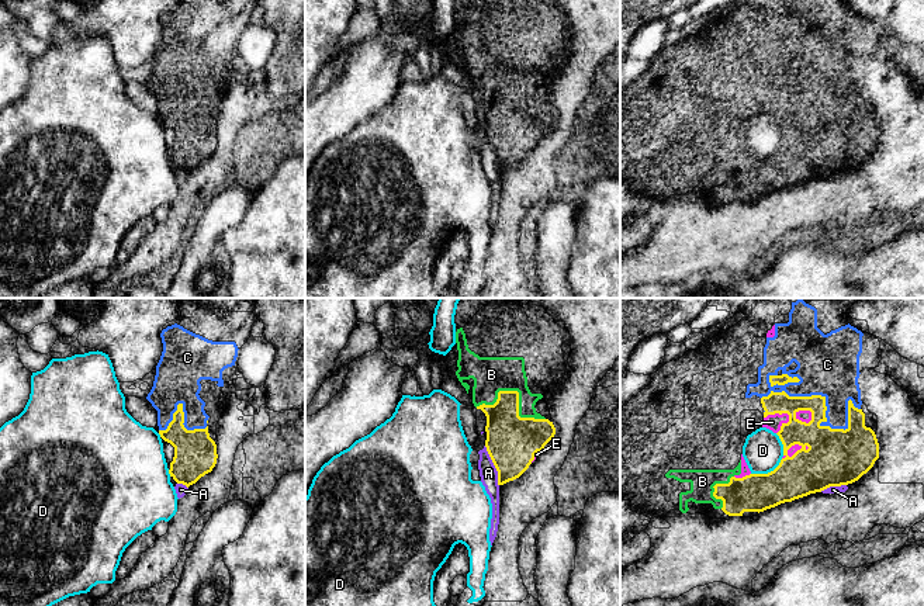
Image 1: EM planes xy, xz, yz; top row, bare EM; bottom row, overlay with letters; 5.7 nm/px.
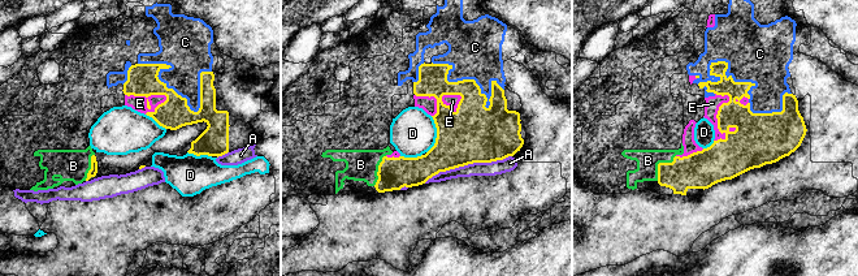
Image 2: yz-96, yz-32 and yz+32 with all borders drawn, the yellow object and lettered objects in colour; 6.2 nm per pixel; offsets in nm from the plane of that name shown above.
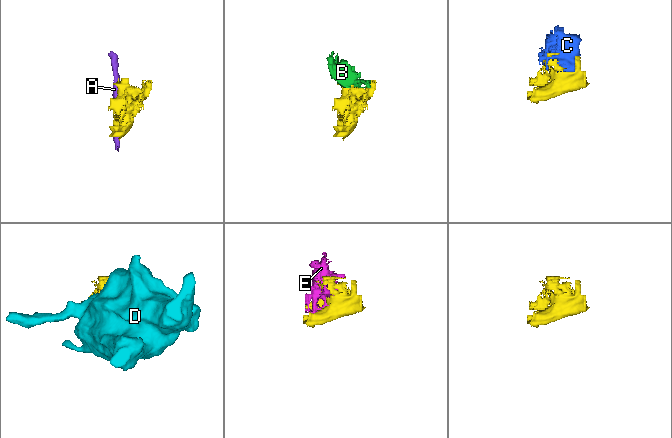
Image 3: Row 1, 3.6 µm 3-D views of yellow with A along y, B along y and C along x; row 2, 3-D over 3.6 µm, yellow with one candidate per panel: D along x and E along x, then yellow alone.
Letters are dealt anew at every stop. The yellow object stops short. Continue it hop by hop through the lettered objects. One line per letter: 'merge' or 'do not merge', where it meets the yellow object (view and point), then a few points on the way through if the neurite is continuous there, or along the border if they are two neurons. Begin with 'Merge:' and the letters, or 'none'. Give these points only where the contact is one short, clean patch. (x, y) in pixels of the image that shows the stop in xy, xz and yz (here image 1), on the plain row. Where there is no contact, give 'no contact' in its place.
Merge: B, C, E
A: do not merge; meets yellow in xz at (494, 149)
B: merge; meets yellow in xz at (518, 78)
C: merge; meets yellow in yz at (824, 97)
D: do not merge; meets yellow in yz at (768, 158)
E: merge; meets yellow in yz at (779, 99)

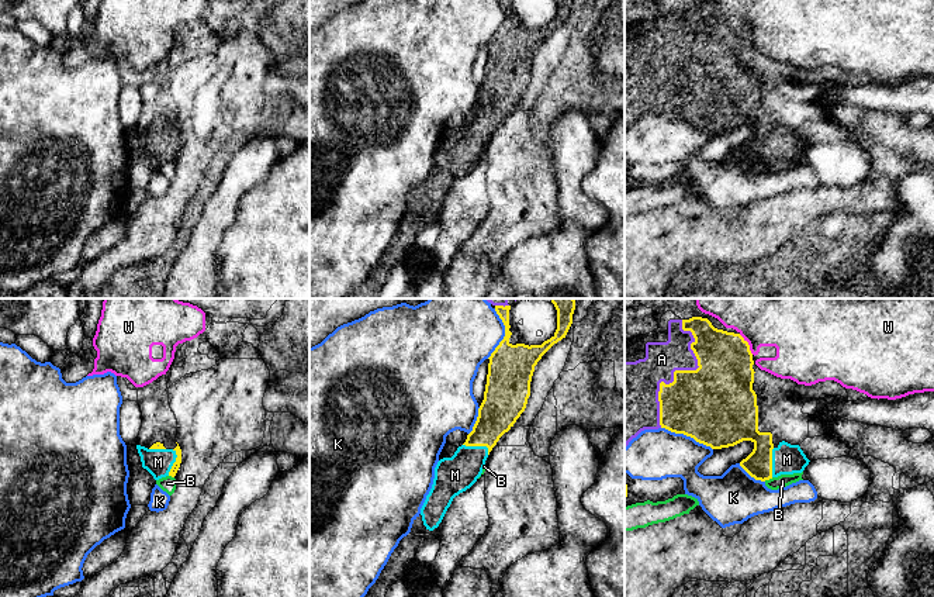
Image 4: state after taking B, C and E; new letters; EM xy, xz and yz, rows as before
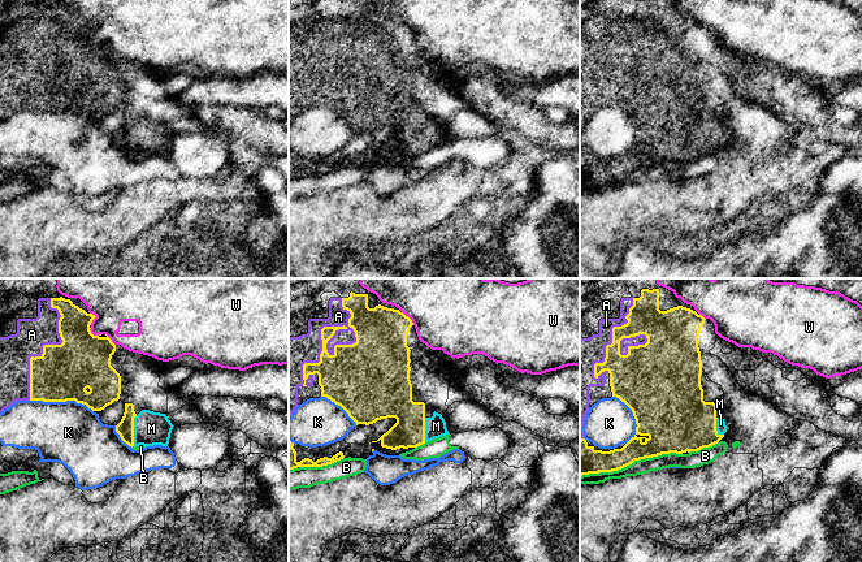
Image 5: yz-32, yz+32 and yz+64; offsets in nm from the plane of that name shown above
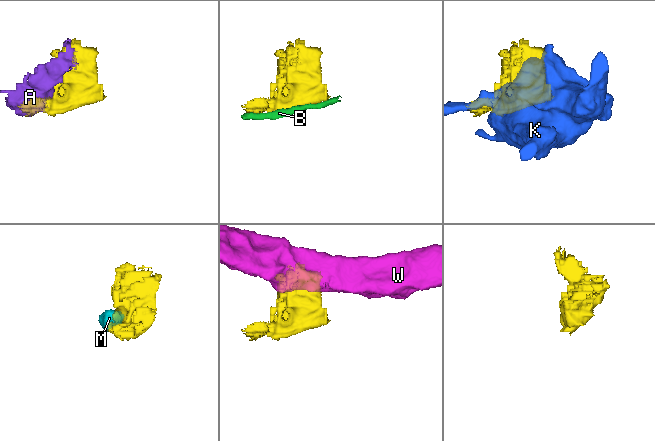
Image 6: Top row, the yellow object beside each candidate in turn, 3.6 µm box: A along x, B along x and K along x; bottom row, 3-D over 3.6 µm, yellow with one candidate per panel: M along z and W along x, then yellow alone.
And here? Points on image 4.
Merge: A, M
A: merge; meets yellow in yz at (678, 55)
B: do not merge; meets yellow in yz at (768, 164)
K: do not merge; meets yellow in yz at (687, 120)
M: merge; meets yellow in xz at (478, 130)
W: do not merge; meets yellow in yz at (747, 28)

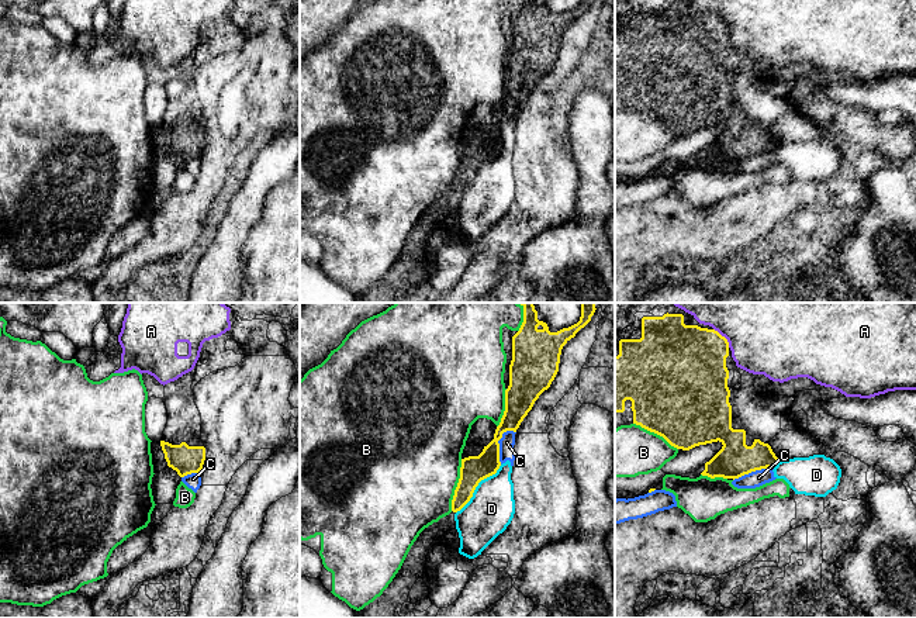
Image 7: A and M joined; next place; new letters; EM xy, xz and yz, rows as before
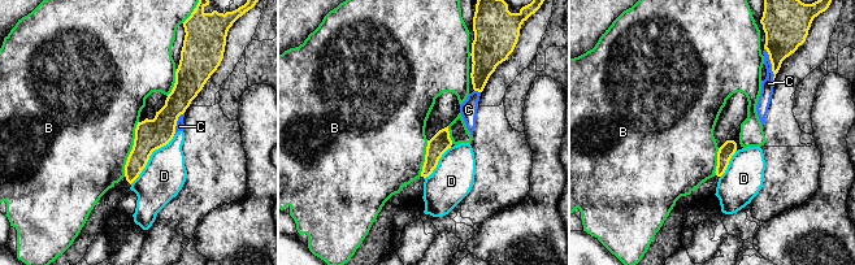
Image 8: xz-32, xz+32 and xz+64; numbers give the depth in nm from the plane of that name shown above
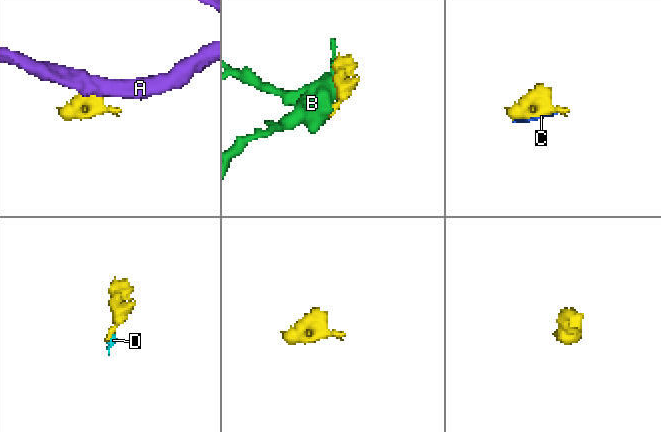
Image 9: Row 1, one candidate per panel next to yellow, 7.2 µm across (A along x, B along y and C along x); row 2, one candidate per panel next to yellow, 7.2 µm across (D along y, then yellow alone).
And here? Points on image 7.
Merge: none
A: do not merge; meets yellow in yz at (723, 21)
B: do not merge; meets yellow in xz at (458, 169)
C: do not merge; meets yellow in xz at (498, 128)
D: do not merge; meets yellow in xz at (477, 169); border along xz (501, 149), (494, 158), (479, 168), (473, 180), (456, 197)

